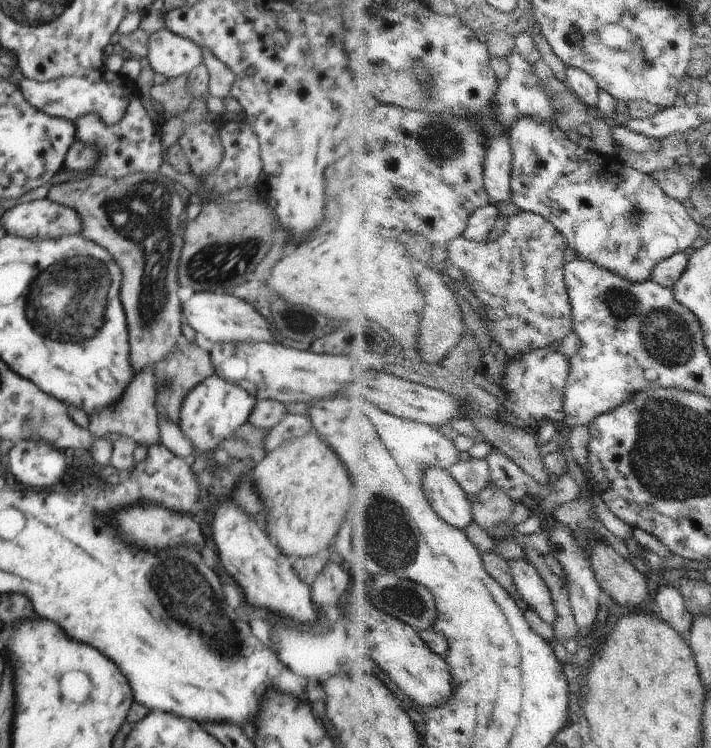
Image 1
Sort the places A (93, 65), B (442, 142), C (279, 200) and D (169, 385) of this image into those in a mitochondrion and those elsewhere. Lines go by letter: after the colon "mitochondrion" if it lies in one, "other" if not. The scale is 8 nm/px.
A: other
B: mitochondrion
C: other
D: mitochondrion

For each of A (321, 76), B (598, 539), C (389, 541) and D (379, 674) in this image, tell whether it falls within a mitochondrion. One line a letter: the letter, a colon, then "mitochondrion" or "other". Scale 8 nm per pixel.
A: other
B: other
C: mitochondrion
D: other

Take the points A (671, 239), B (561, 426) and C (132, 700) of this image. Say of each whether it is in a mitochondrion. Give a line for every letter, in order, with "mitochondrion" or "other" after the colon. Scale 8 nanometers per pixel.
A: other
B: other
C: other

